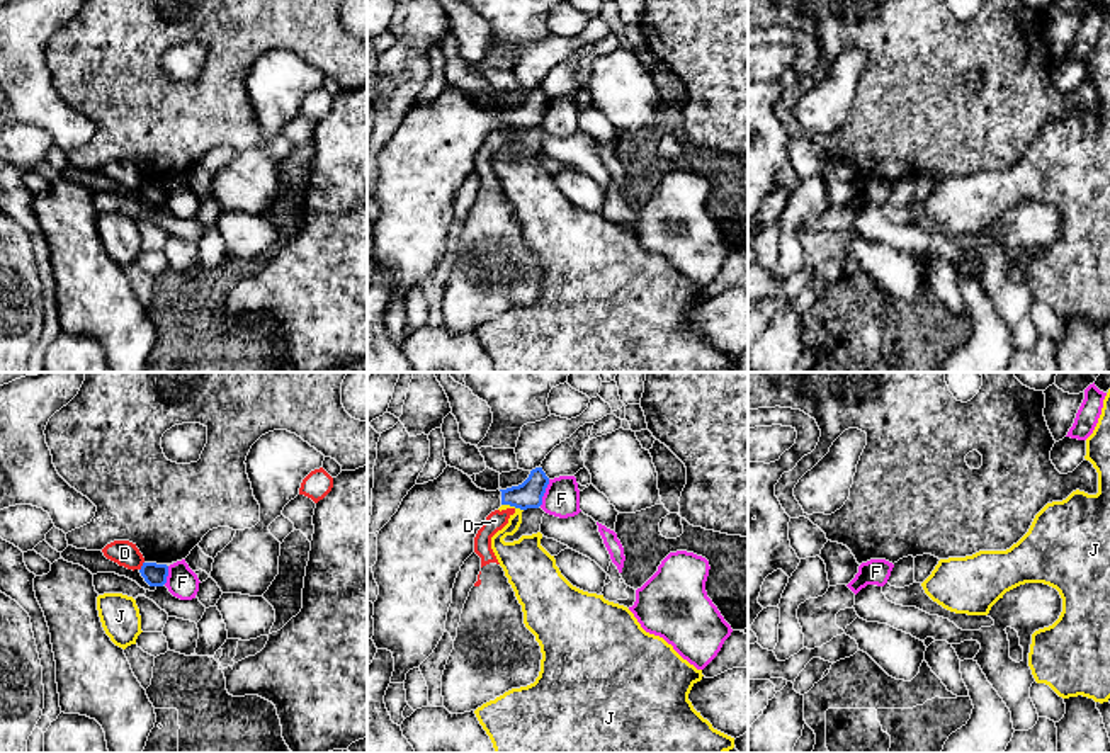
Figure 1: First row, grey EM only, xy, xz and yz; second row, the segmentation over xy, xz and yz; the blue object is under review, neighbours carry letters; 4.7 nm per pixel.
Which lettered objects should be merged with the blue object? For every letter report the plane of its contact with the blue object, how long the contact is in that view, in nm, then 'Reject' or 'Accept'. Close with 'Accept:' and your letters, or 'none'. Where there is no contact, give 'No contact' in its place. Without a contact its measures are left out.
D: Touches blue in xy. Shared border 50 nm. Reject
F: Touches blue in xz. Shared border 140 nm. Reject
J: Touches blue in xz. Shared border 110 nm. Reject
Accept: none

